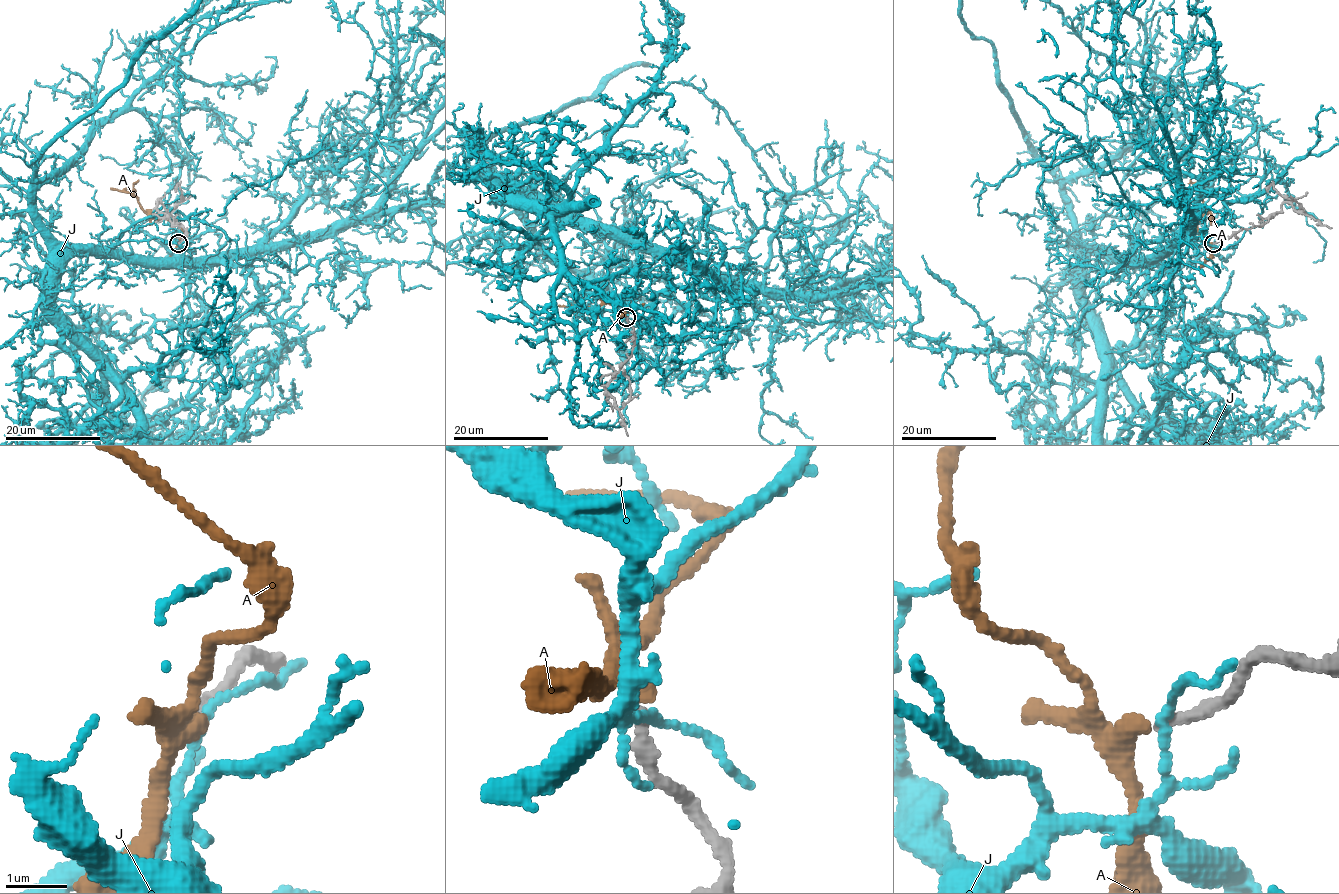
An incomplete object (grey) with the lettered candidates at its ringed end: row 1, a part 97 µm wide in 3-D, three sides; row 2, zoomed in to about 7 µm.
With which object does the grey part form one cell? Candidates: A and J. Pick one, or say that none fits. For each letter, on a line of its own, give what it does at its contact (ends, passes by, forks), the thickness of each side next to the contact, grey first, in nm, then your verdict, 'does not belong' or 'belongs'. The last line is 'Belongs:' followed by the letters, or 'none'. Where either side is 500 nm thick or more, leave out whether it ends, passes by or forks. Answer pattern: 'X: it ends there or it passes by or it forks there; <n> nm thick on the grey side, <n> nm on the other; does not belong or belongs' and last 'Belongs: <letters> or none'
A: it forks there; 190 nm thick on the grey side, 240 nm on the other; belongs
J: it forks there; 200 nm thick on the grey side, 100 nm on the other; does not belong
Belongs: A

